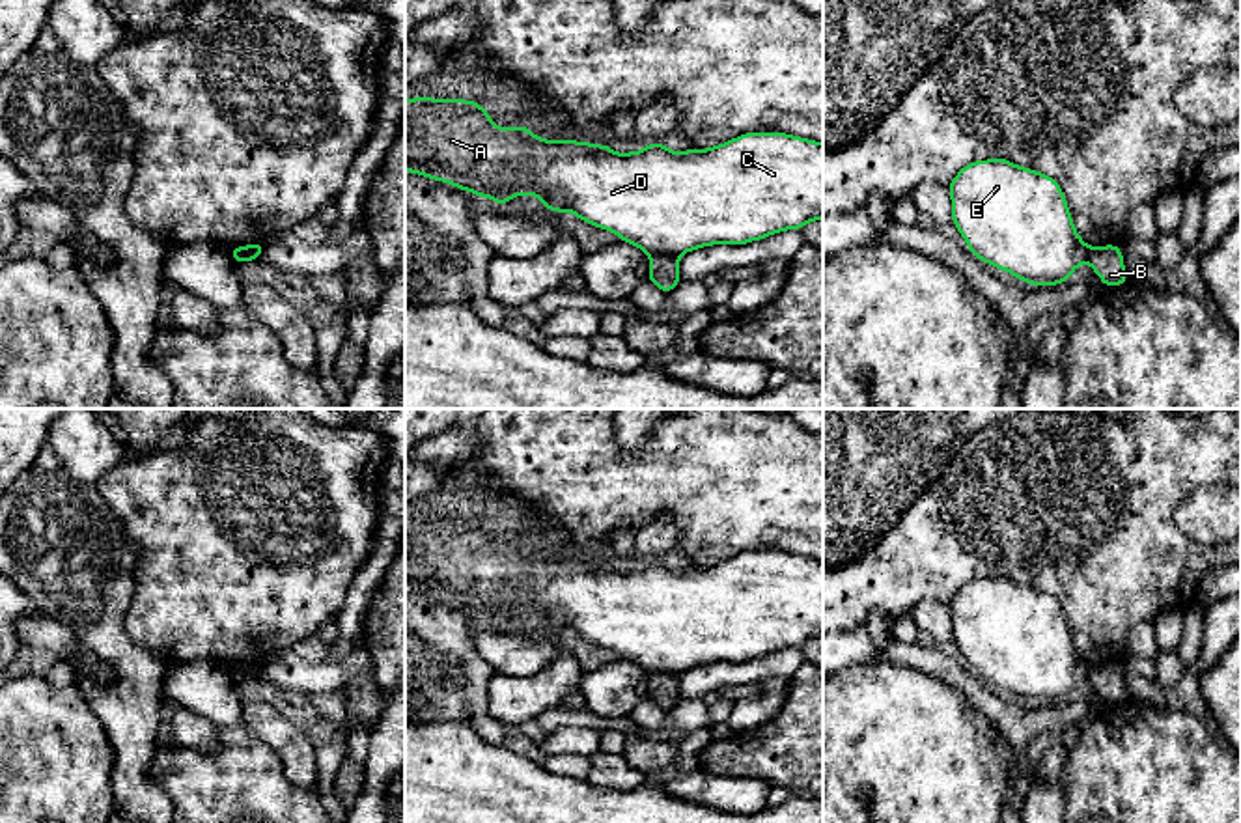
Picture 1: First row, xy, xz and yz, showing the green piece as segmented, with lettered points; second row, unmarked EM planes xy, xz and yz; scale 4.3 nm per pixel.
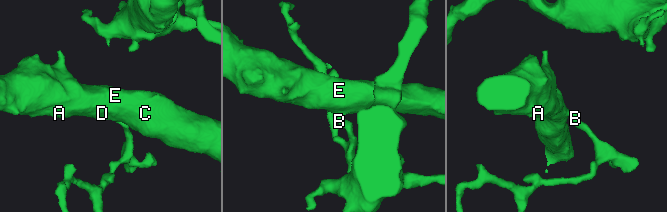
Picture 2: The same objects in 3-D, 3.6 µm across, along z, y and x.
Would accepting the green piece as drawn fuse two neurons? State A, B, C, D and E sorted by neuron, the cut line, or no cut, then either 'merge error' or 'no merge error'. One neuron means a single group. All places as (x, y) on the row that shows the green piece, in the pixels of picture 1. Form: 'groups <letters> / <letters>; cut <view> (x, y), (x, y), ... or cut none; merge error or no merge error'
groups A C D E / B; cut xz (650, 256), (676, 258); merge error

